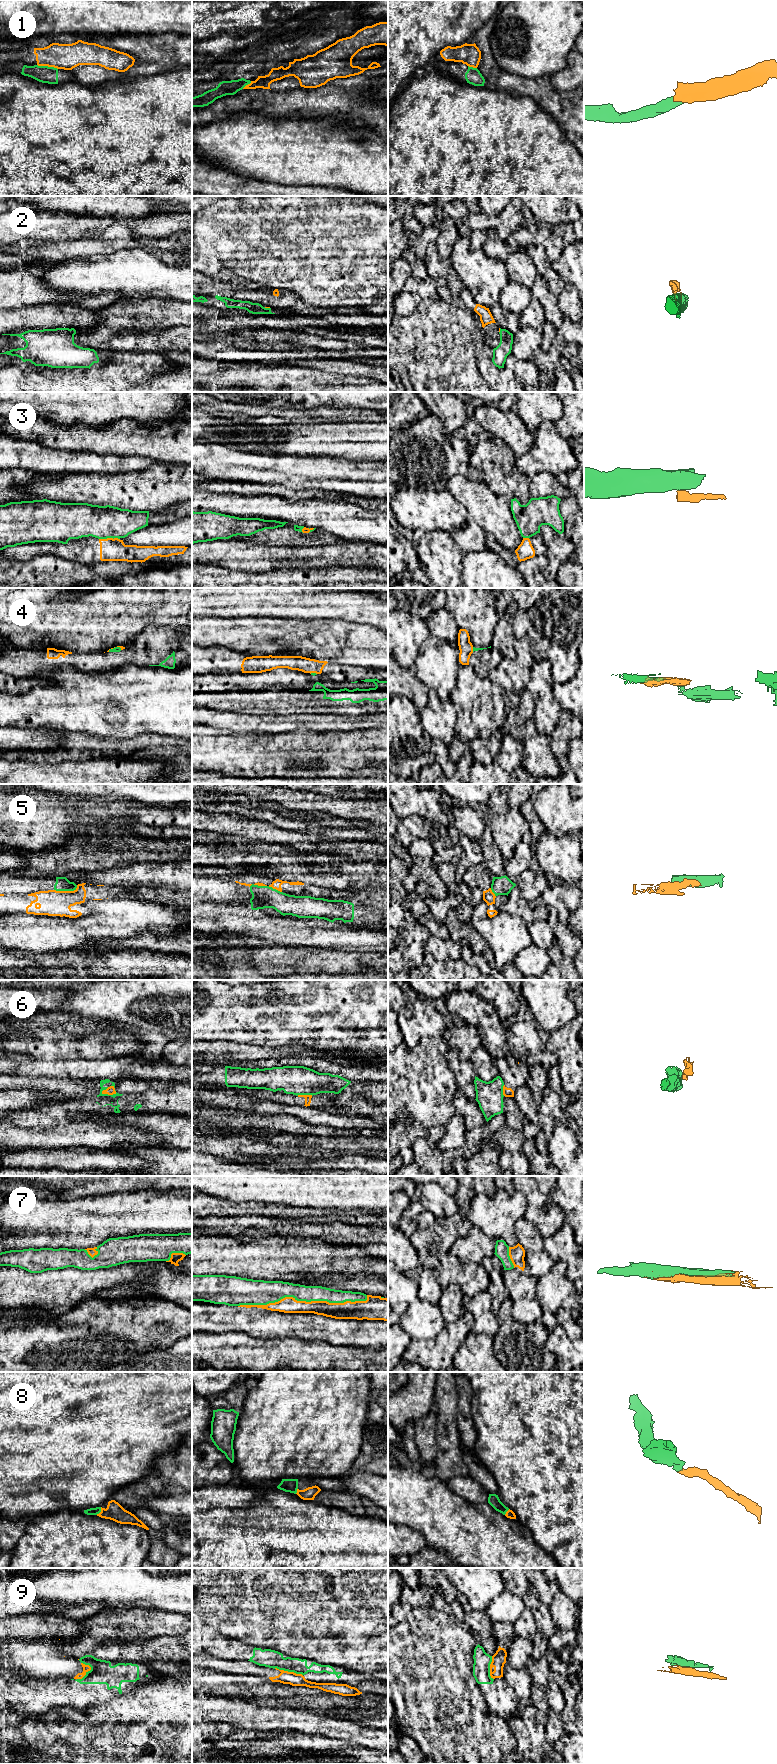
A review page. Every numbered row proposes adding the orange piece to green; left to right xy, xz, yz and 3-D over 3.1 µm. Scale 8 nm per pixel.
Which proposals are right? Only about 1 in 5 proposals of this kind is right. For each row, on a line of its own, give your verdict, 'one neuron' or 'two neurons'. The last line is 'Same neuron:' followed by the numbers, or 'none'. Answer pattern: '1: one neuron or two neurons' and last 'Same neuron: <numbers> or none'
1: two neurons
2: two neurons
3: two neurons
4: two neurons
5: two neurons
6: two neurons
7: one neuron
8: one neuron
9: two neurons
Same neuron: 7, 8

